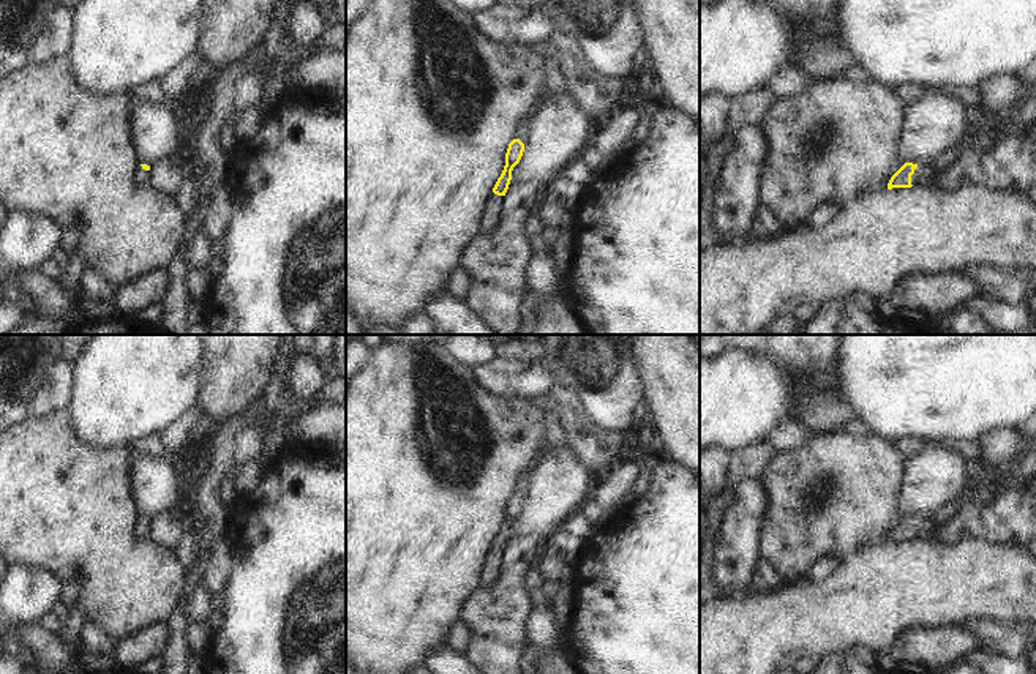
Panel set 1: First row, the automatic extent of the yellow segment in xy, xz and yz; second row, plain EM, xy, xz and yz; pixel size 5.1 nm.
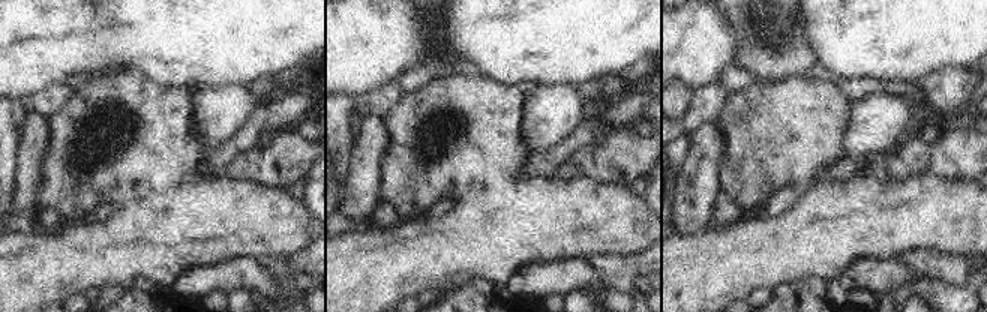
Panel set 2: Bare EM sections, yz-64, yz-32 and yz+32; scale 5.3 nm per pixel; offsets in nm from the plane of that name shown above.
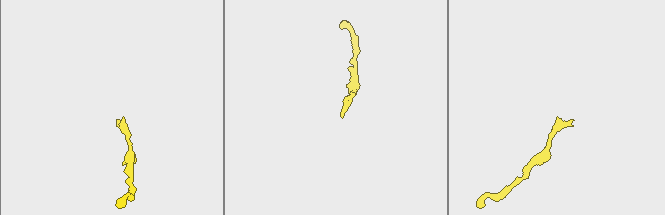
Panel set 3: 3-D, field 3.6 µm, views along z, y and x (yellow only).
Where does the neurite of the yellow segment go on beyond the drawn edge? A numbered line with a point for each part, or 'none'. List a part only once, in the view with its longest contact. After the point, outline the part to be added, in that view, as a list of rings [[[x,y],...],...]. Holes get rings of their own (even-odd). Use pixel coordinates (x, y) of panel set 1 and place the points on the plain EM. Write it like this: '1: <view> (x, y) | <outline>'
1: yz (926, 526) | [[[976,489],[960,494],[935,516],[918,518],[914,527],[911,529],[911,538],[914,541],[925,541],[929,535],[935,534],[941,522],[952,518],[967,502],[973,502],[974,492]]]

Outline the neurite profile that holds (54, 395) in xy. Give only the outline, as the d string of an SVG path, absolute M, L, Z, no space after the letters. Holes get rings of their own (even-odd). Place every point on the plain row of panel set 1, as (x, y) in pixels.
M57 358L46 382L36 390L25 410L28 418L46 417L52 412L66 412L73 398L73 365Z

